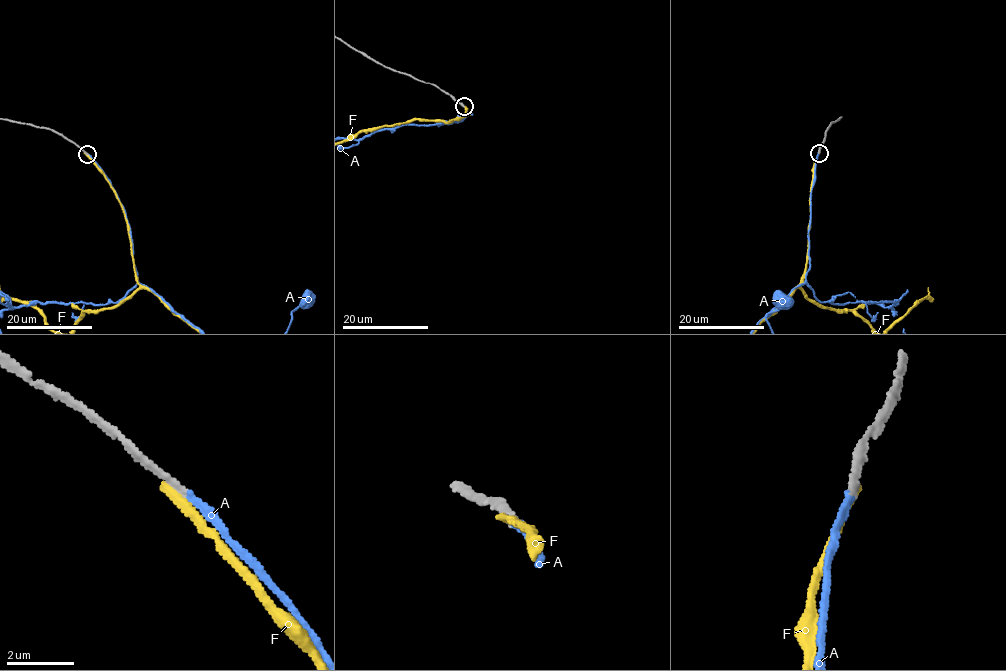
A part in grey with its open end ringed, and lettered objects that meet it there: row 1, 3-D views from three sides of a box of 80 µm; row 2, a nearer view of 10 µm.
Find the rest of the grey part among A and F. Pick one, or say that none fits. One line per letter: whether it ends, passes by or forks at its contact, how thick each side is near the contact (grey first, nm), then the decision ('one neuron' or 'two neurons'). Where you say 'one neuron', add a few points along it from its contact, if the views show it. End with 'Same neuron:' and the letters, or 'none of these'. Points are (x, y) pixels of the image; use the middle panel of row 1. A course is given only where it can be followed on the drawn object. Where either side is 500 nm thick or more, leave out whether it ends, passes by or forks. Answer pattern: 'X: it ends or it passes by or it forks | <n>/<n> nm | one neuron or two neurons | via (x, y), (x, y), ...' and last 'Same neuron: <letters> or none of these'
A: it ends | 190/200 nm | one neuron
F: it ends | 220/260 nm | two neurons
Same neuron: A

